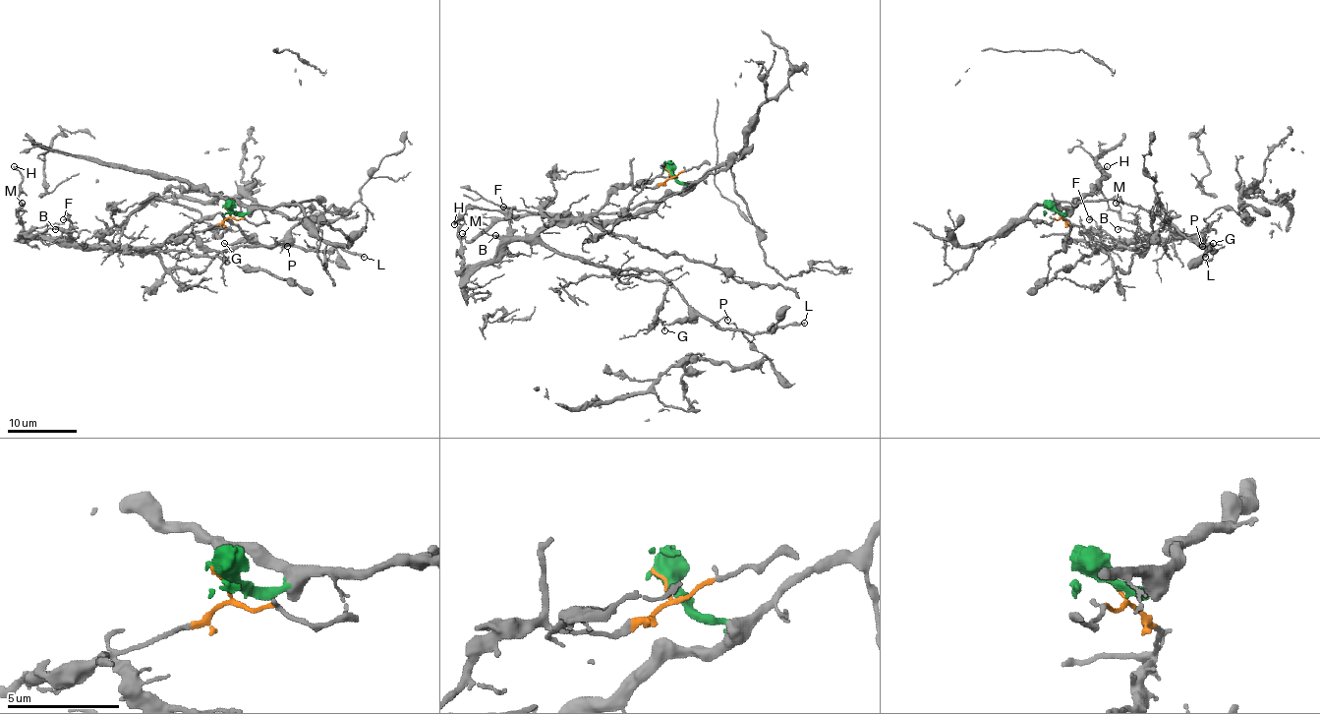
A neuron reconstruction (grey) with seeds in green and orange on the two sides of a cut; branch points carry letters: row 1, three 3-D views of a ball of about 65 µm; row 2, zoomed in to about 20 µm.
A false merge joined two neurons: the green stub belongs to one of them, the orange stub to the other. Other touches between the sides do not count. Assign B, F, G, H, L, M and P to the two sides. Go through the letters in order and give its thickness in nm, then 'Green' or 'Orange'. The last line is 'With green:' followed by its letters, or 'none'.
B: Thickness 120 nm. Orange
F: Thickness 190 nm. Orange
G: Thickness 90 nm. Orange
H: Thickness 190 nm. Orange
L: Thickness 190 nm. Orange
M: Thickness 120 nm. Orange
P: Thickness 130 nm. Orange
With green: none

